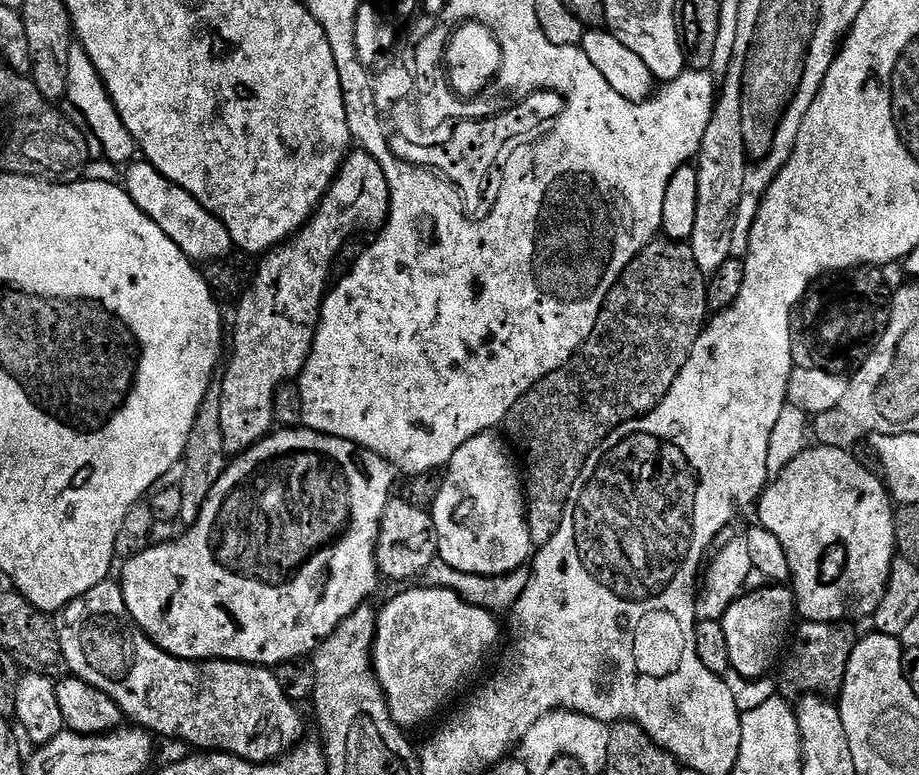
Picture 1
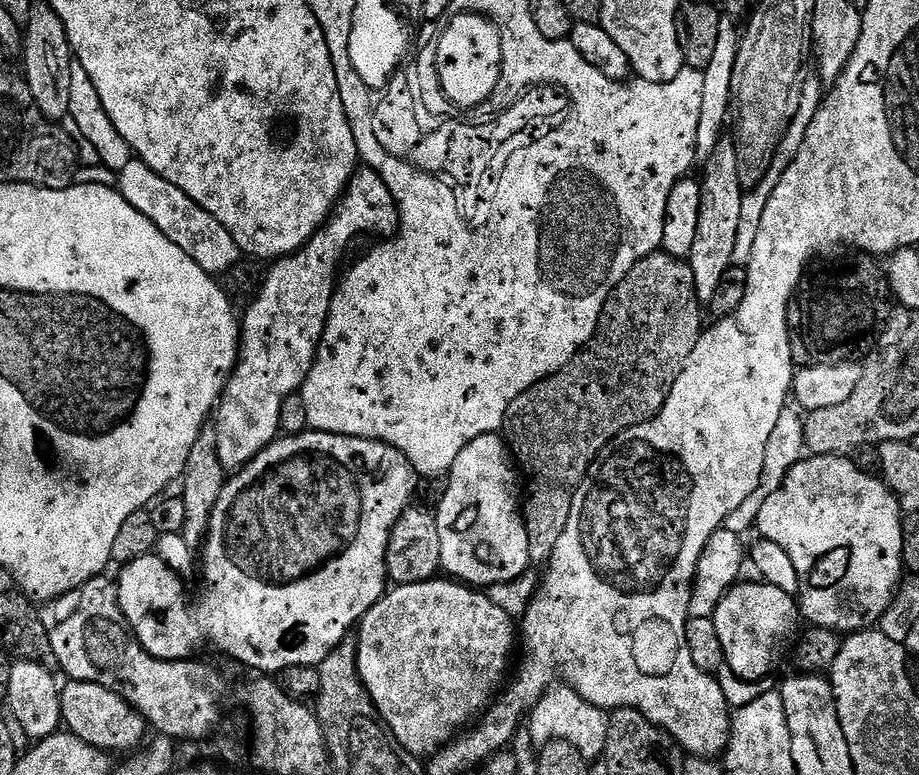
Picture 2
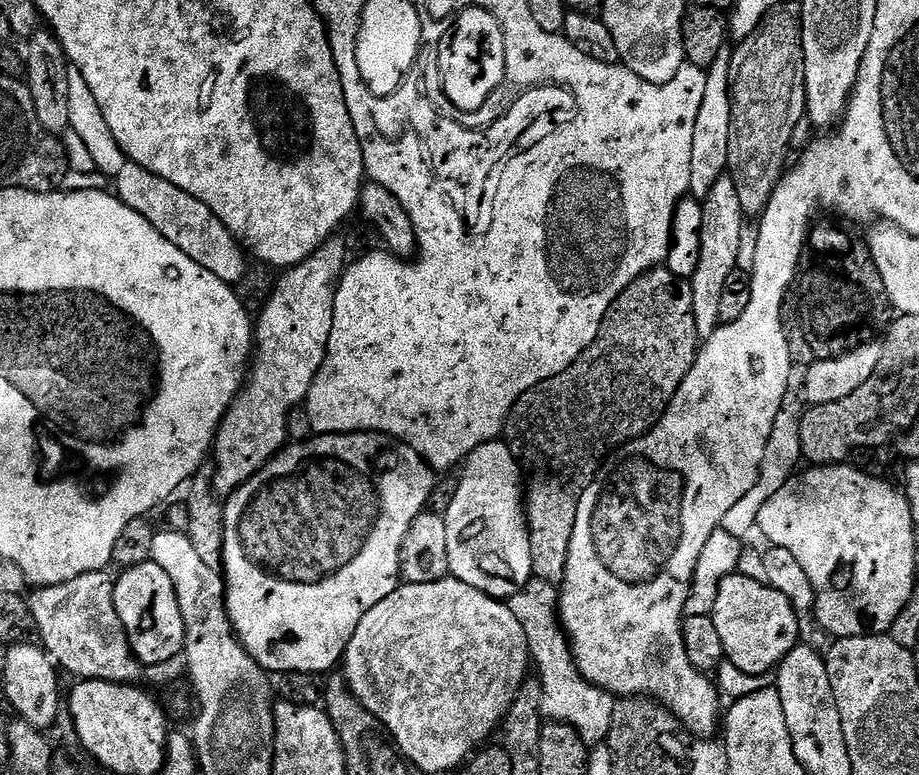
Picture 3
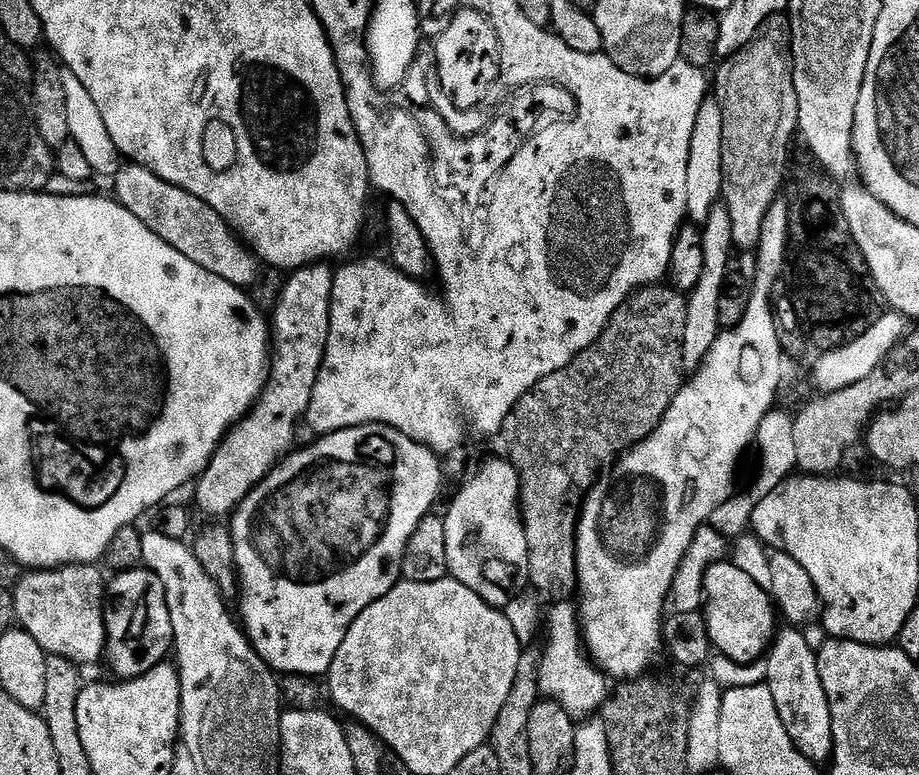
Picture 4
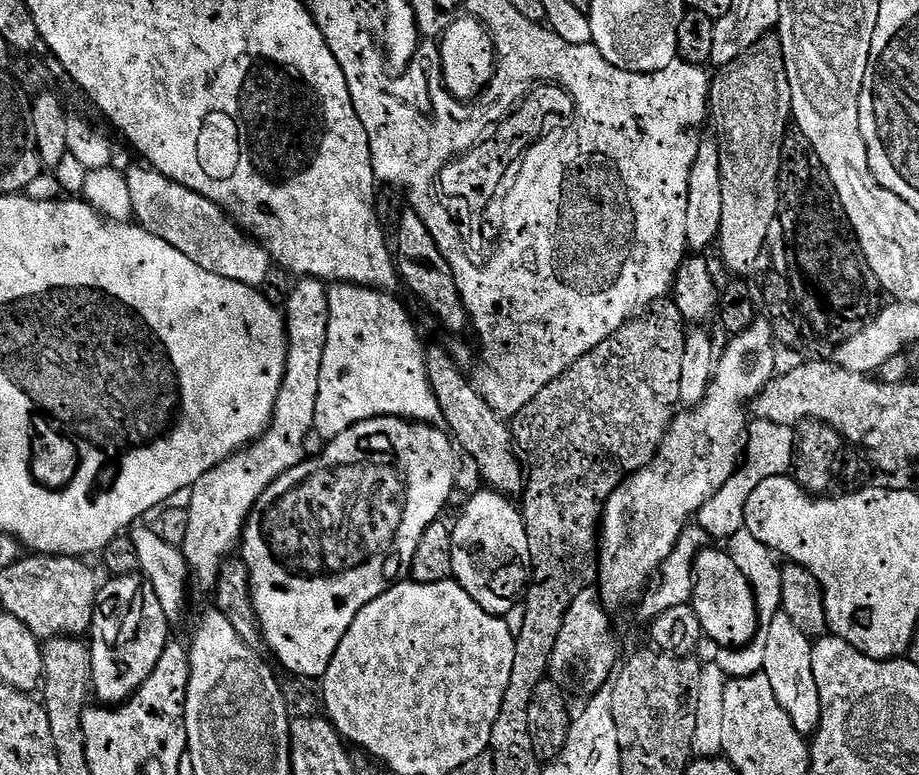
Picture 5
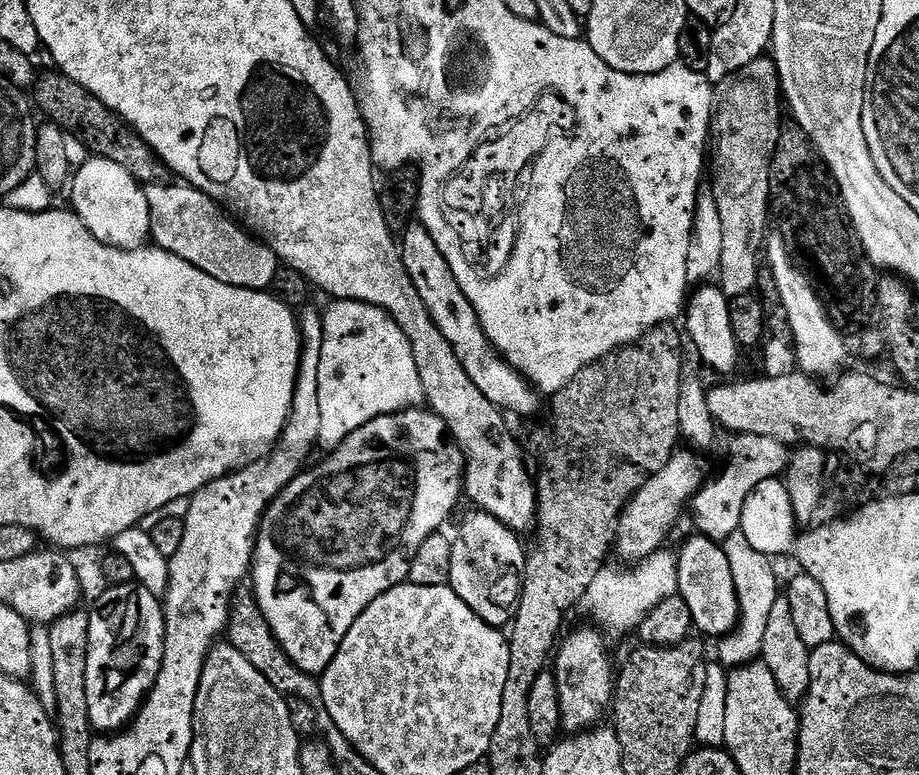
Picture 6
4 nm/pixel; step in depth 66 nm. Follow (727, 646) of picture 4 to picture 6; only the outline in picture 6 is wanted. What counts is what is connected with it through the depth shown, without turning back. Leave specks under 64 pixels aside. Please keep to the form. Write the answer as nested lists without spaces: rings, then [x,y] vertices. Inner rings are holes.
[[[693,534],[688,545],[678,552],[680,588],[679,596],[690,606],[692,622],[697,633],[705,637],[726,636],[740,623],[740,602],[735,588],[733,571],[723,547],[709,536]]]

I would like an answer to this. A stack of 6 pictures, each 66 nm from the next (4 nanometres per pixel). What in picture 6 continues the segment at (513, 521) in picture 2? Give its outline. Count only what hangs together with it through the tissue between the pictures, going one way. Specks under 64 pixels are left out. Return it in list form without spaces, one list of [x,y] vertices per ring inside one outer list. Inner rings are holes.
[[[473,511],[473,516],[460,528],[460,533],[452,540],[452,557],[450,558],[450,587],[456,591],[458,598],[478,614],[488,624],[503,629],[511,625],[516,606],[520,602],[520,594],[524,591],[524,577],[526,575],[526,548],[519,535],[506,527],[498,517],[489,512]]]

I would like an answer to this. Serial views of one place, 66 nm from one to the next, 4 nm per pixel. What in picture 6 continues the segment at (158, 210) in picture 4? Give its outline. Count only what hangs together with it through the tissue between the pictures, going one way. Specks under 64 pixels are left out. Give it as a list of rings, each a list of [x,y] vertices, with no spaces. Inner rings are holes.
[[[183,182],[150,184],[144,188],[144,193],[150,206],[150,236],[155,247],[165,248],[210,274],[210,278],[218,278],[218,282],[239,288],[271,289],[278,267],[276,255],[216,201]]]

